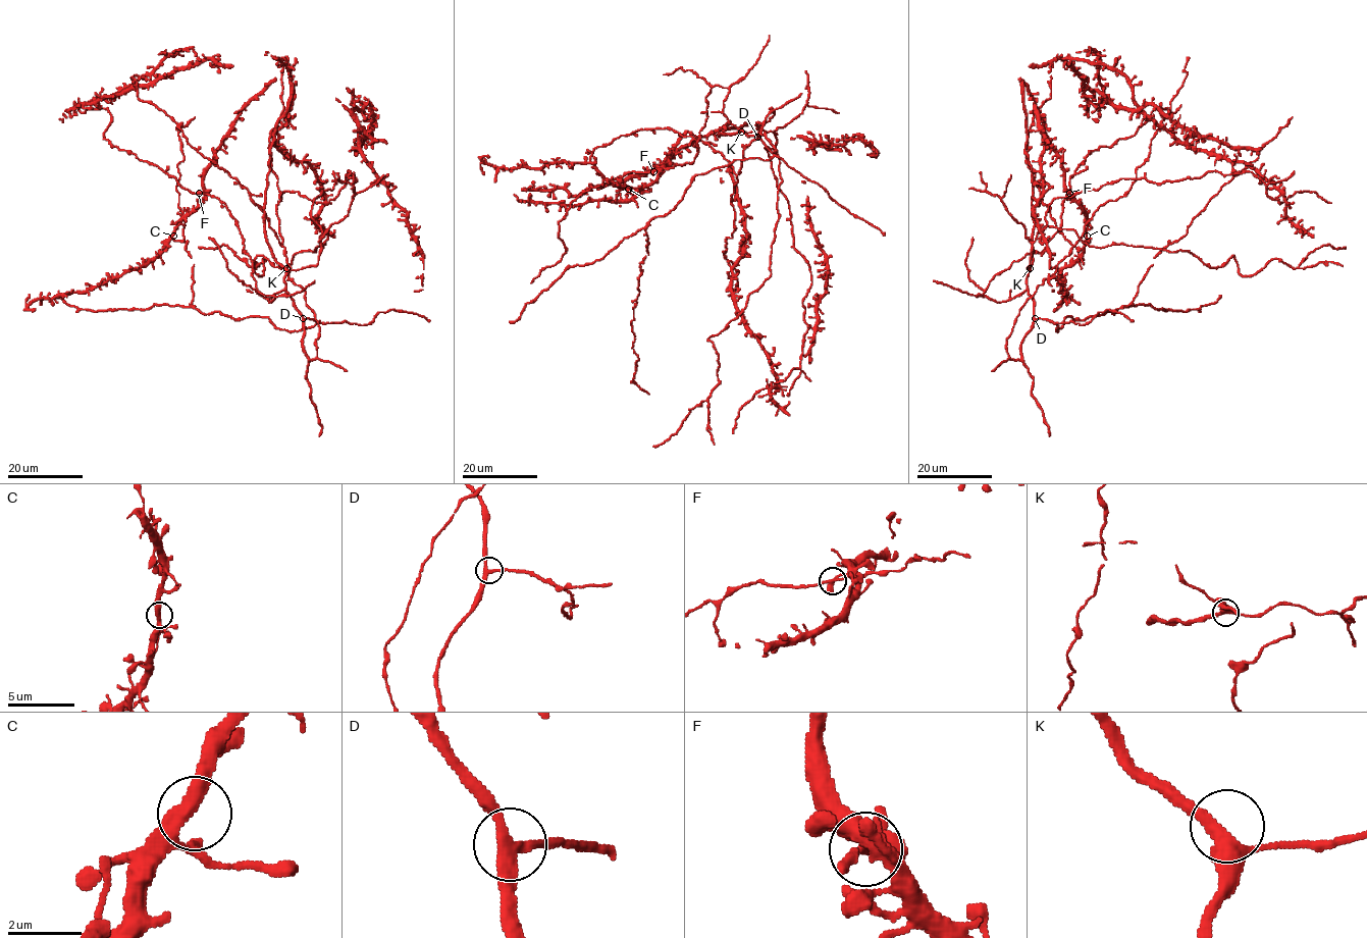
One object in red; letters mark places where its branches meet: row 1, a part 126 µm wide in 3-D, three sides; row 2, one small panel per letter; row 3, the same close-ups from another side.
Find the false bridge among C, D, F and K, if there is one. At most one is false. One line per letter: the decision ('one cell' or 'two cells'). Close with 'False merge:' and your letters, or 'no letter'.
C: one cell
D: one cell
F: one cell
K: one cell
False merge: no letter

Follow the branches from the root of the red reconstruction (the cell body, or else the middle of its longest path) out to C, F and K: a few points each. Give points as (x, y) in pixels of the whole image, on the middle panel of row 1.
C: (758, 129), (749, 136), (733, 125), (723, 112), (729, 90), (714, 86), (694, 160), (628, 189)
F: (758, 129), (749, 136), (733, 125), (723, 112), (729, 90), (714, 86), (694, 160), (653, 170)
K: (758, 129), (756, 136), (749, 136), (739, 128), (741, 132)

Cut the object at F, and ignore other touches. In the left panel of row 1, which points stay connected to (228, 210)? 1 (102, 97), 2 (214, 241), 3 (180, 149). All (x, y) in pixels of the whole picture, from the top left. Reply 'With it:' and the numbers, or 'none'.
With it: none

